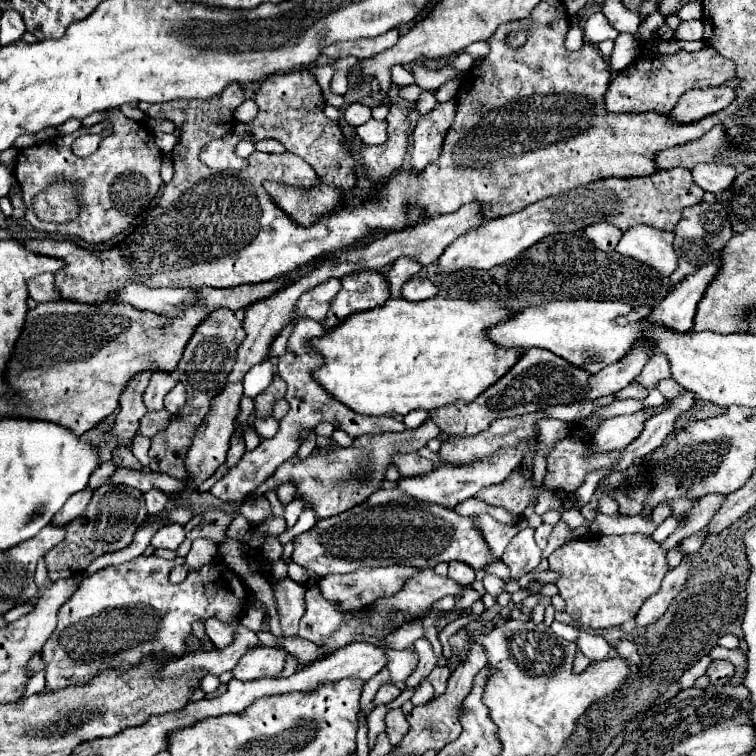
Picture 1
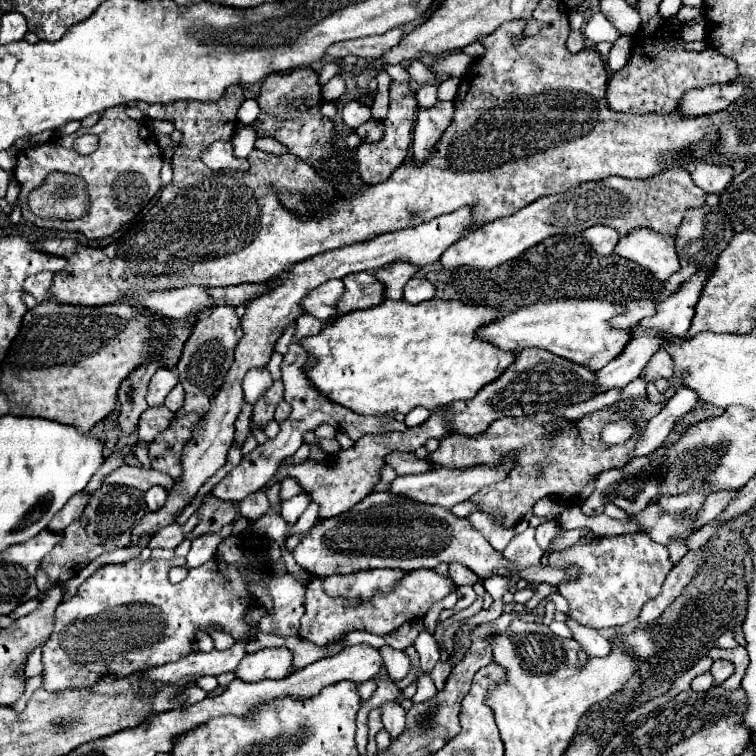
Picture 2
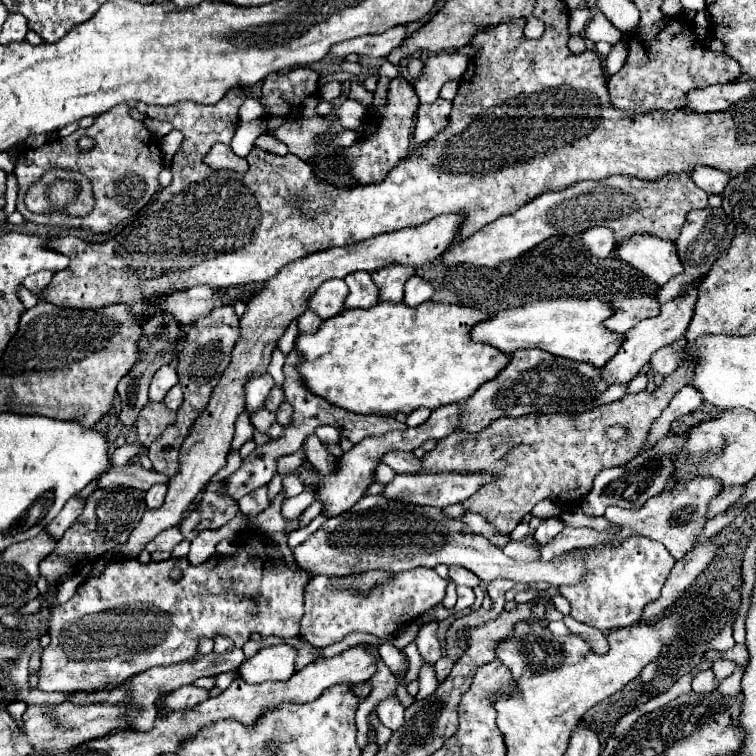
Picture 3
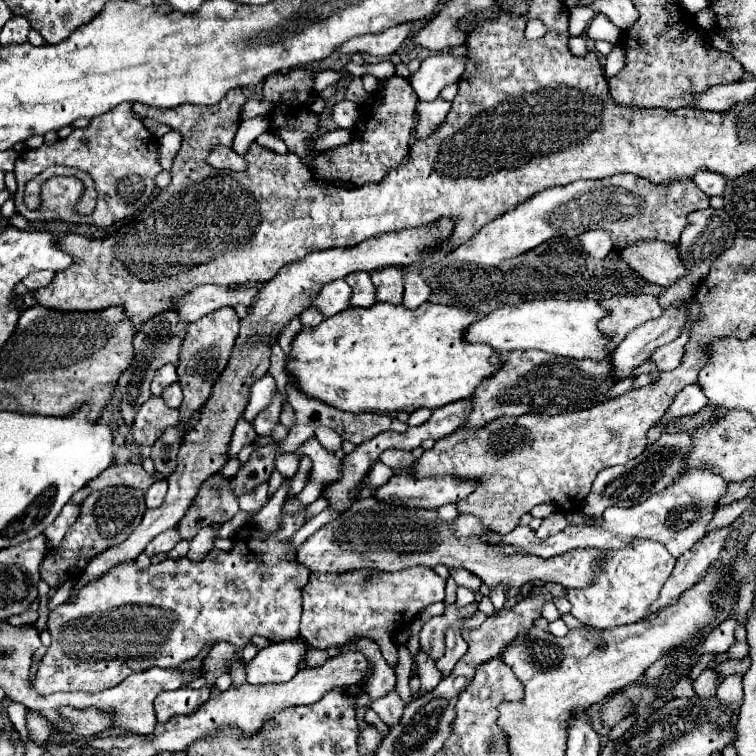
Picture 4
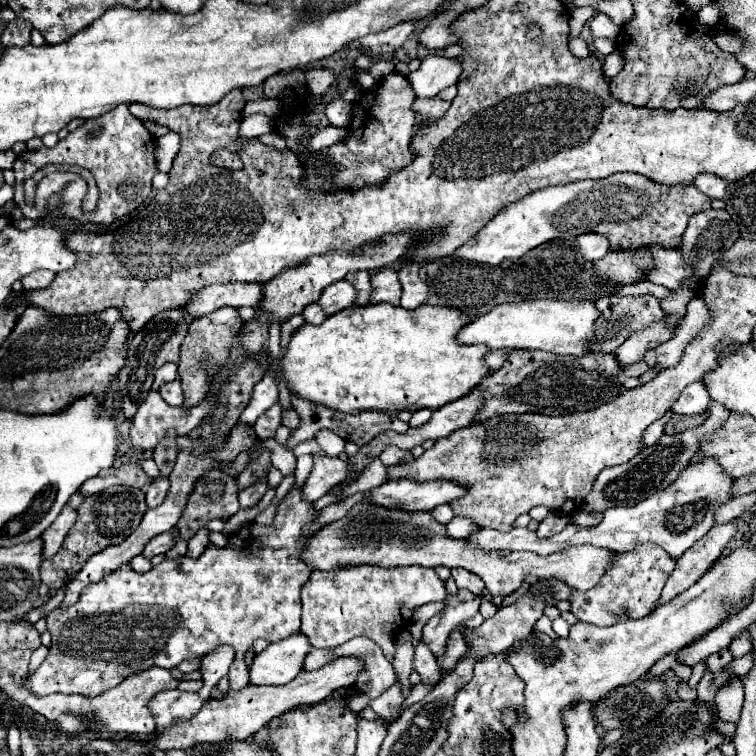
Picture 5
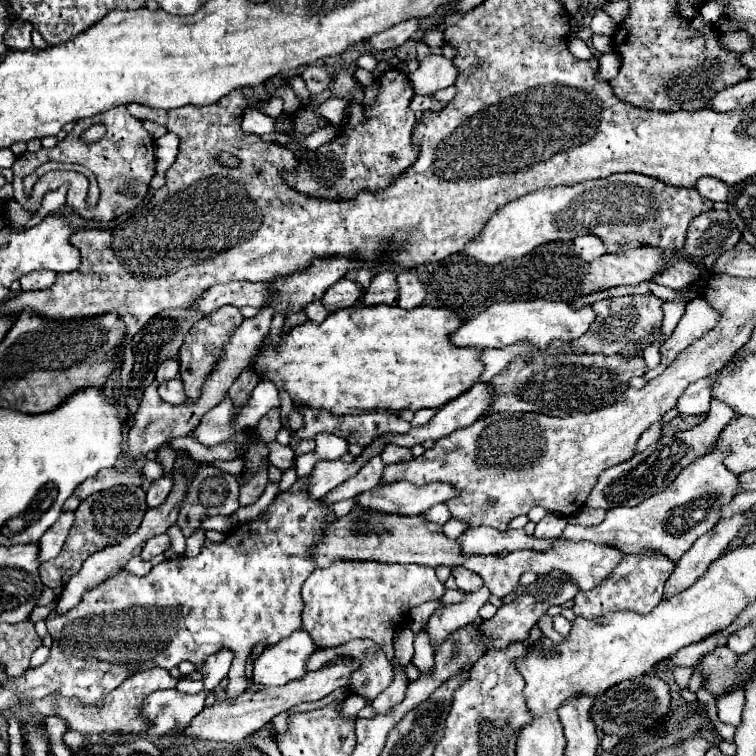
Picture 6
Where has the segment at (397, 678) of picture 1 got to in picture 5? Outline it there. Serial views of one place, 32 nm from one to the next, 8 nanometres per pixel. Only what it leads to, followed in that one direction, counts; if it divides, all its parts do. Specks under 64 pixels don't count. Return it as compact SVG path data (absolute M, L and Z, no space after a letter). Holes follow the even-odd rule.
M340 566L332 570L314 570L302 588L302 628L314 648L336 648L356 636L372 638L388 660L394 658L394 632L412 616L412 610L426 602L442 602L446 590L434 568L404 566Z

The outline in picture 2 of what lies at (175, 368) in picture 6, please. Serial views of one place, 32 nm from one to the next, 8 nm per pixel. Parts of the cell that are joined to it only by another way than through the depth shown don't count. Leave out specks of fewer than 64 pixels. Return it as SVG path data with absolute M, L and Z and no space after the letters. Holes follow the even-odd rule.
M162 366L150 380L150 386L148 386L148 406L160 406L166 398L166 394L178 384L178 376L176 376L176 370L174 368L168 368L168 366Z

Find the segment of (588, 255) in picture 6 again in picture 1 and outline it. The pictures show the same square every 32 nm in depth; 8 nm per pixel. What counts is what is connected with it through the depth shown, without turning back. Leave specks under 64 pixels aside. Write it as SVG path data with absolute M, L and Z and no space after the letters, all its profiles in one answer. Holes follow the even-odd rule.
M598 222L598 224L592 224L584 230L586 238L602 252L612 252L618 244L618 240L622 238L622 232L612 226L612 224L604 224L604 222Z

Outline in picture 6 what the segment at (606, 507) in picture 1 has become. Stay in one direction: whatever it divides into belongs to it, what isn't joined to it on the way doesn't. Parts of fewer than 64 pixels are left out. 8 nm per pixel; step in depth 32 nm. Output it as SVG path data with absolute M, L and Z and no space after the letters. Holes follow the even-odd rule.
M720 448L700 456L684 468L676 480L650 500L644 500L638 506L618 506L608 510L606 520L600 526L578 526L568 524L560 538L568 540L592 540L596 544L614 544L616 548L624 550L626 554L640 554L640 552L660 552L668 556L668 560L678 562L680 556L714 524L720 520L722 508L732 502L732 498L740 492L740 482L734 472L724 468L724 452ZM478 526L478 528L468 528L460 538L460 554L464 556L488 556L488 554L498 554L502 550L512 552L512 550L548 550L550 540L536 540L524 530L506 530L498 532L488 526Z

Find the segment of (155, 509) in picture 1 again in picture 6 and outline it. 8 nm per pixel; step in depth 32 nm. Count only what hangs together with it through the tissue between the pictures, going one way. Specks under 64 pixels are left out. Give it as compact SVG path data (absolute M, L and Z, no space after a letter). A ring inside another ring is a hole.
M162 476L162 478L154 480L148 486L148 506L150 508L160 506L168 498L170 492L172 492L172 478L170 476Z

